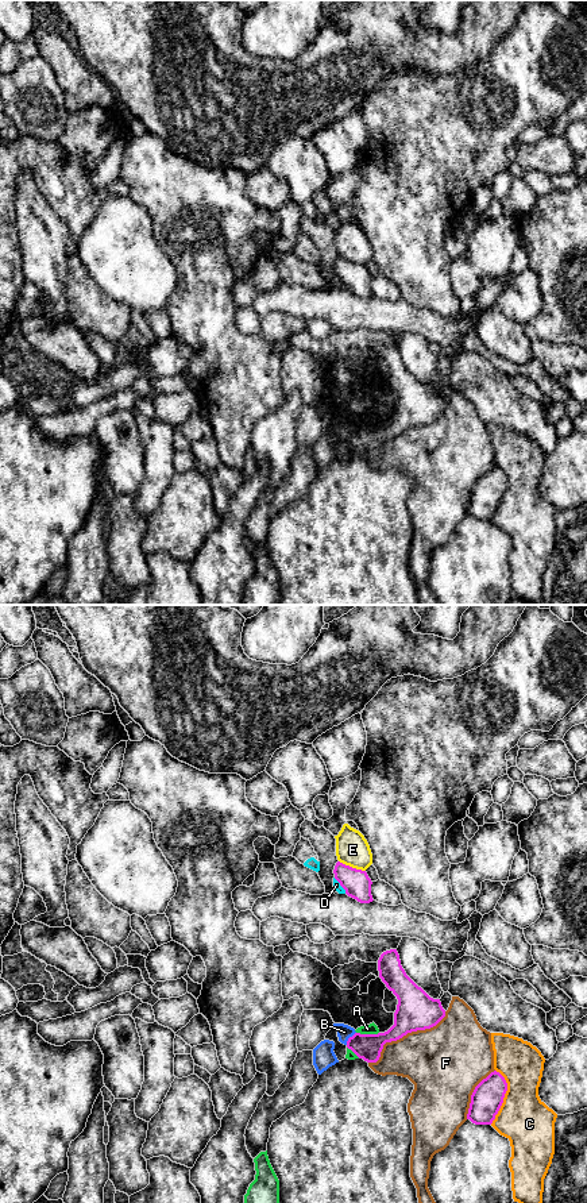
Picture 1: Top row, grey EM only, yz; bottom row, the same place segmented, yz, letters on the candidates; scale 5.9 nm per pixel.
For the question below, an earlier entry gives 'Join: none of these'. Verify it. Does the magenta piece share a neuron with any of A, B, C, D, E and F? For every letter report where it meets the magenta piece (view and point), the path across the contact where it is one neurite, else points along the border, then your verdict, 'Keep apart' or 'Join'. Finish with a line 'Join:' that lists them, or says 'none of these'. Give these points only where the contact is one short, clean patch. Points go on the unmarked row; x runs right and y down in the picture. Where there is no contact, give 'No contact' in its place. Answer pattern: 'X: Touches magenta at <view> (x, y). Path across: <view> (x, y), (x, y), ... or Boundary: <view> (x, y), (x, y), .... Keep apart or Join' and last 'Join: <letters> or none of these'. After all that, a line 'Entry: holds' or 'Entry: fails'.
A: Touches magenta at yz (367, 430). Keep apart
B: Touches magenta at yz (348, 434). Boundary: yz (355, 427), (346, 439). Keep apart
C: Touches magenta at yz (504, 492). Keep apart
D: Touches magenta at yz (340, 280). Boundary: yz (333, 273), (346, 288). Keep apart
E: Touches magenta at yz (351, 262). Keep apart
F: Touches magenta at yz (404, 430). Keep apart
Join: none of these
Entry: holds

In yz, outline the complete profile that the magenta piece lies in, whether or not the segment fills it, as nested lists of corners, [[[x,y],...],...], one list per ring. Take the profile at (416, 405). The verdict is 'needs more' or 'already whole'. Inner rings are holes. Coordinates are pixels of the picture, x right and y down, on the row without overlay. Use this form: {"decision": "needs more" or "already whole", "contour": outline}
{"decision": "already whole", "contour": [[[397,344],[381,350],[378,366],[382,377],[397,392],[398,400],[394,420],[387,427],[355,428],[348,433],[347,443],[367,458],[379,455],[386,437],[397,436],[412,427],[430,424],[445,412],[440,394],[430,393],[406,370]]]}

